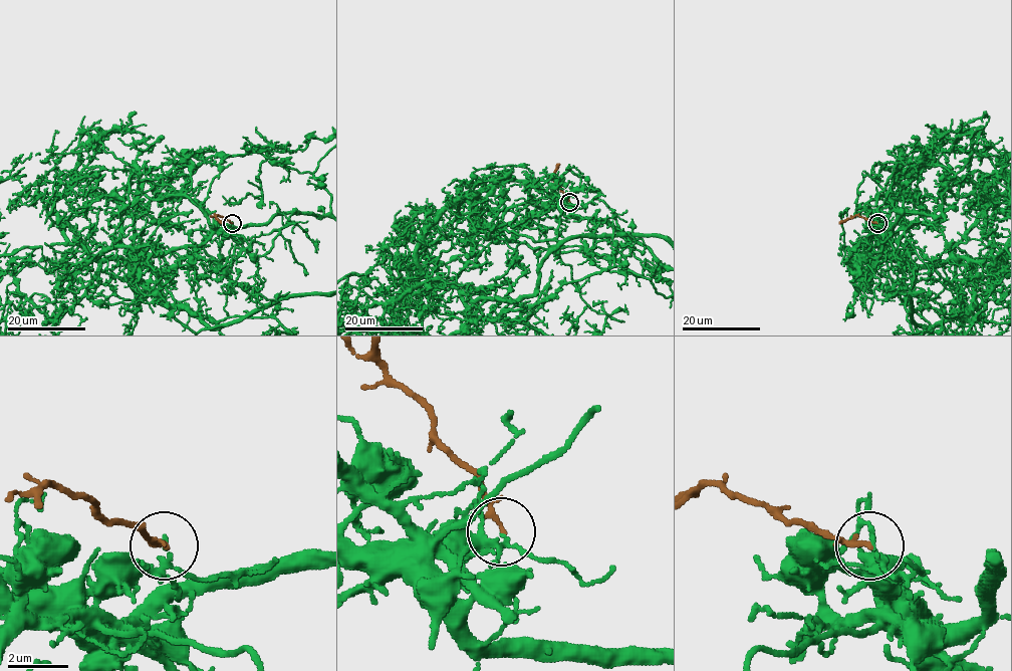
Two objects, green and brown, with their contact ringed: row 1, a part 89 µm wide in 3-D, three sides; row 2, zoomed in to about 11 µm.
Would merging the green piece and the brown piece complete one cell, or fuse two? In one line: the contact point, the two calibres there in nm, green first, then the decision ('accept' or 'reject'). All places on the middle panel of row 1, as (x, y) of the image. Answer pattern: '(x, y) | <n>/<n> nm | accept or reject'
(569, 202) | 120/130 nm | reject

